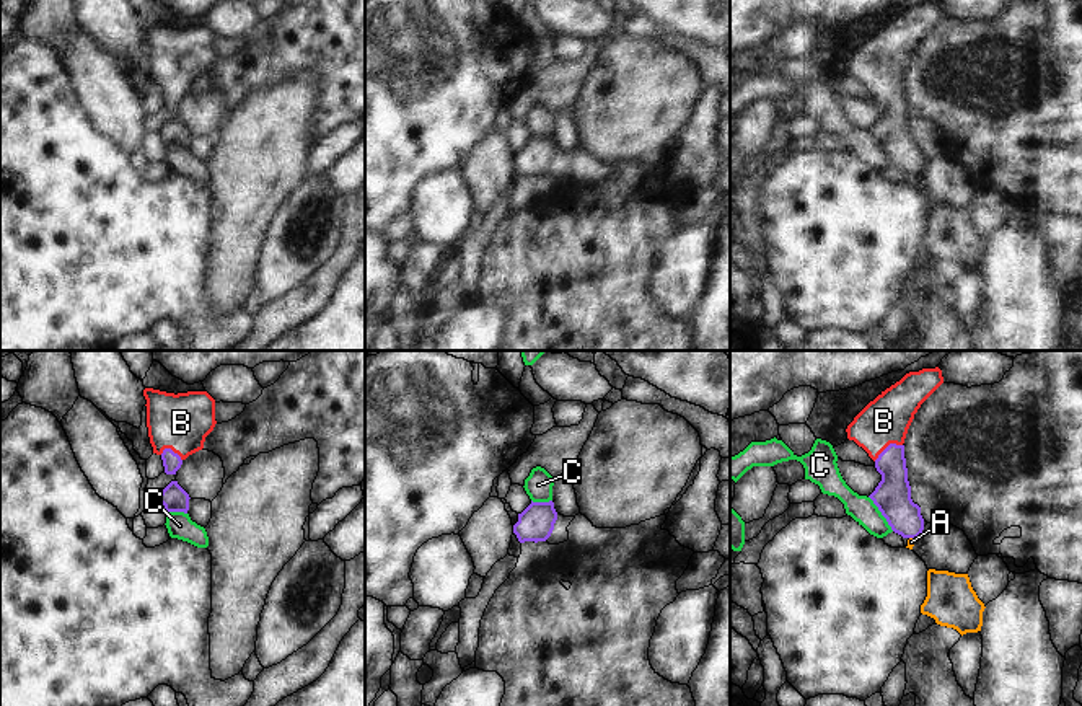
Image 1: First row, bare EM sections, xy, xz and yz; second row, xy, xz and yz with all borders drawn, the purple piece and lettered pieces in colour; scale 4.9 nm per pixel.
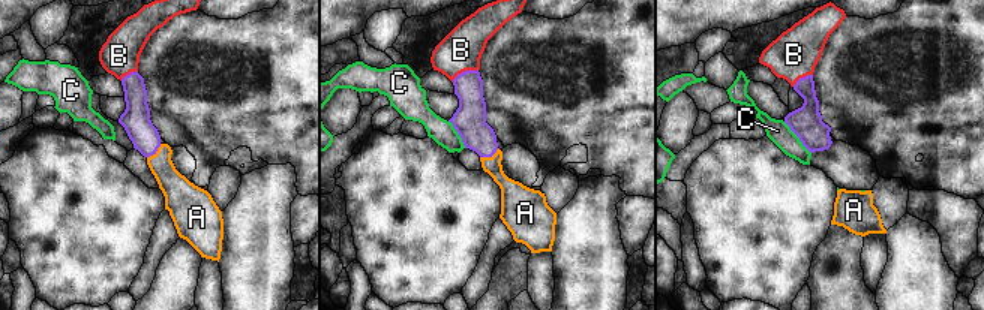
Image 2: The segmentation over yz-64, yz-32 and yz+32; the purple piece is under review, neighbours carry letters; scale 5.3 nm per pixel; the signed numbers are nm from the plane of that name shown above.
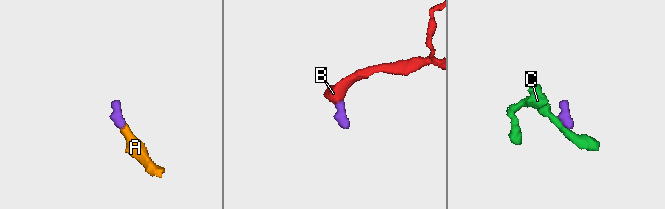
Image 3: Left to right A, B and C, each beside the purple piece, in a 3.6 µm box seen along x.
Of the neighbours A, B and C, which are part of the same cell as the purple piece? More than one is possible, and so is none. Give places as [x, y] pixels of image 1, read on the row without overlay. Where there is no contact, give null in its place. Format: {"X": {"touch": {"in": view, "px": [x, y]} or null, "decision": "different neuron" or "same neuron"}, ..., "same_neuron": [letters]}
{"A": {"touch": {"in": "yz", "px": [913, 172]}, "decision": "same neuron"}, "B": {"touch": {"in": "yz", "px": [887, 82]}, "decision": "same neuron"}, "C": {"touch": {"in": "yz", "px": [882, 149]}, "decision": "different neuron"}, "same_neuron": ["A", "B"]}

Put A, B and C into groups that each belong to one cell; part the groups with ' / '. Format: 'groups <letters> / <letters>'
groups A B / C

